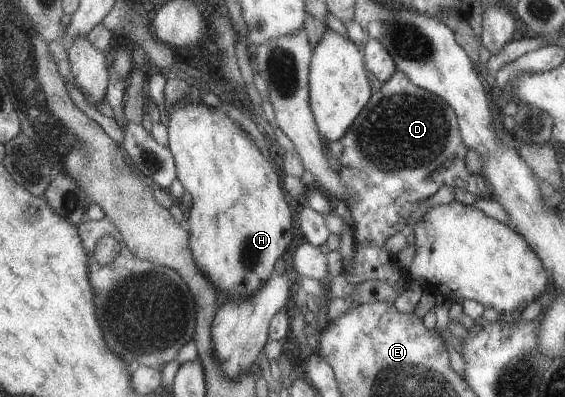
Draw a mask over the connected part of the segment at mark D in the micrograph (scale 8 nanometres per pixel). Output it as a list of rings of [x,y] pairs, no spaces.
[[[400,71],[386,79],[379,91],[370,95],[369,101],[361,108],[353,122],[338,139],[342,147],[339,155],[340,180],[349,191],[341,201],[340,211],[349,221],[353,239],[352,266],[347,272],[341,271],[349,285],[356,286],[365,280],[381,280],[390,285],[397,295],[406,290],[408,270],[402,270],[395,256],[385,250],[385,240],[400,232],[408,223],[409,214],[421,202],[431,197],[441,186],[461,187],[477,199],[491,199],[492,191],[486,179],[479,174],[469,173],[465,168],[466,145],[462,142],[454,111],[439,96],[413,85]]]

